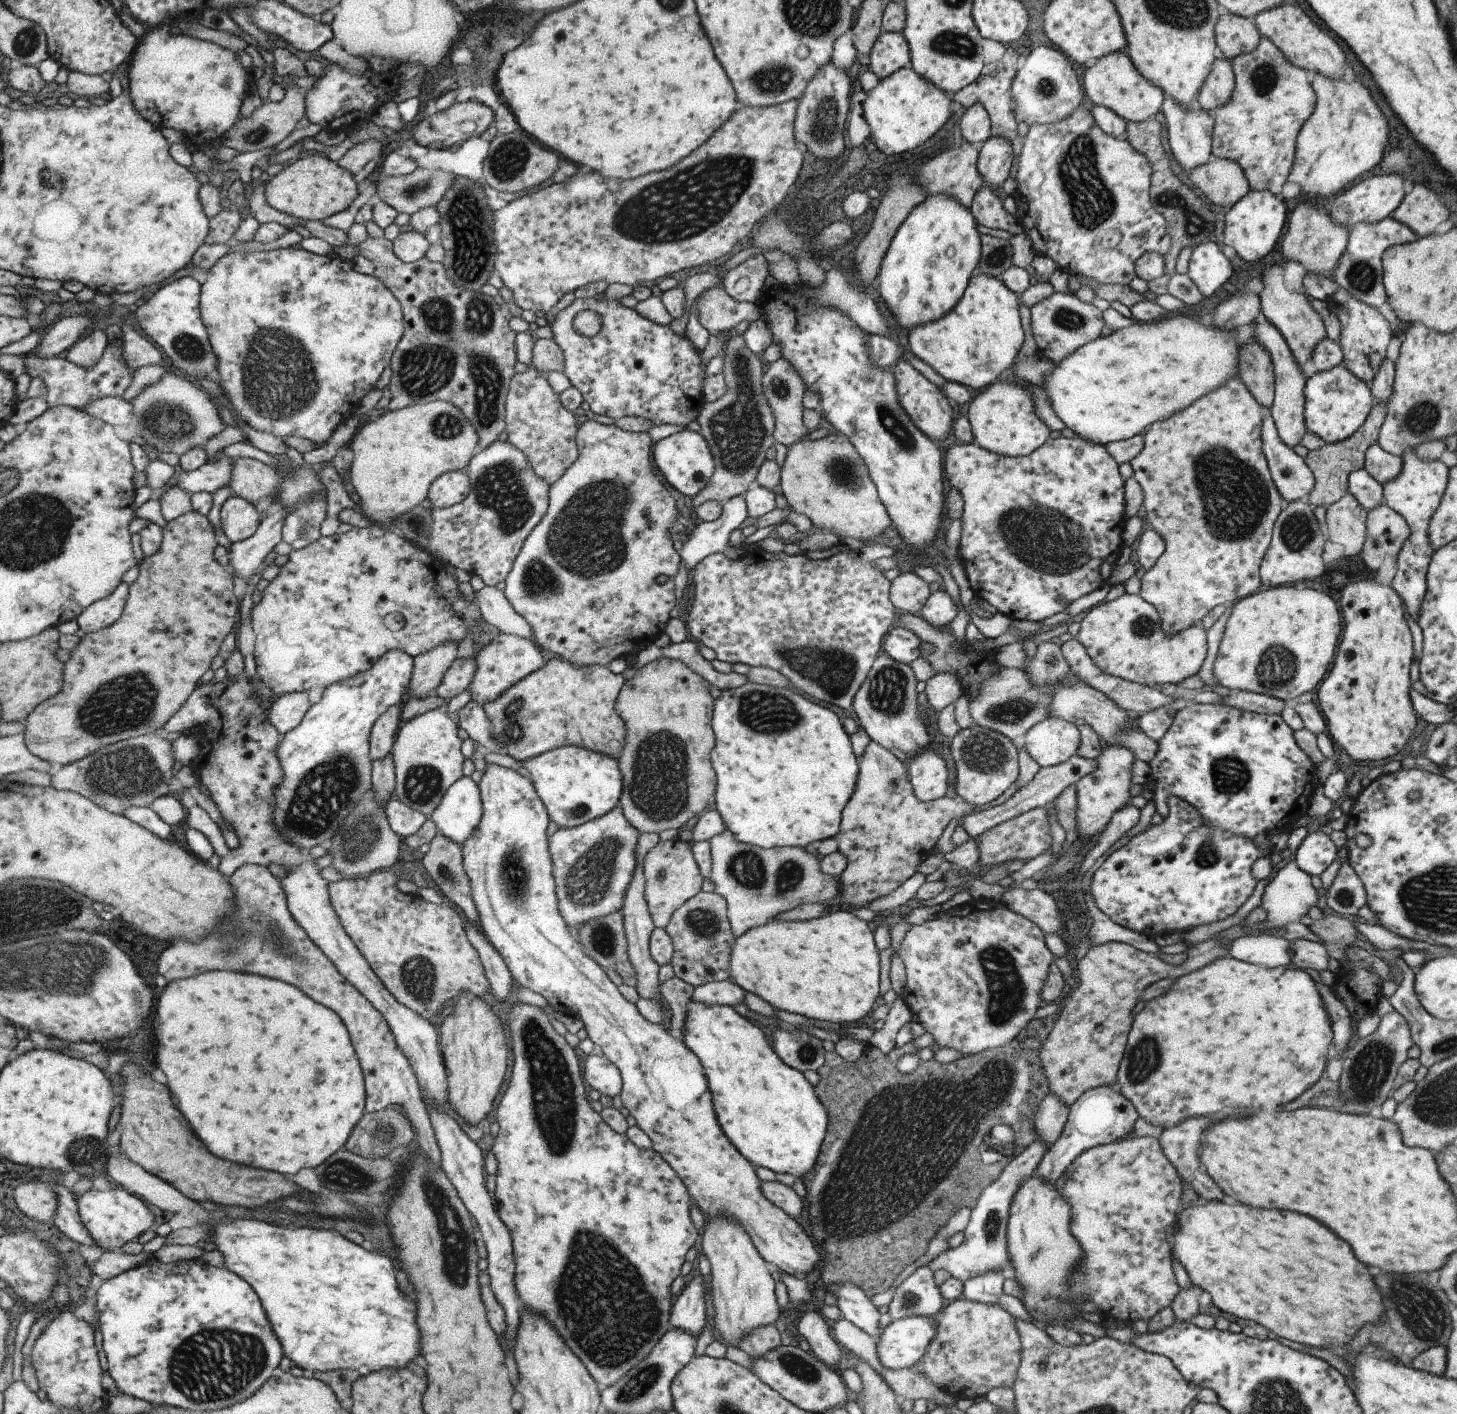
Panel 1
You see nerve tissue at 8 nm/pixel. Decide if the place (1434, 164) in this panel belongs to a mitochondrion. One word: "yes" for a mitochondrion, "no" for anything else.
no

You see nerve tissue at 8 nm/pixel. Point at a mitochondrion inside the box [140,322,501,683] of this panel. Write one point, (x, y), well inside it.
(279, 375)

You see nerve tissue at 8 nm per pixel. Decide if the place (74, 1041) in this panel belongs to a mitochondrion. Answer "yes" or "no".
no

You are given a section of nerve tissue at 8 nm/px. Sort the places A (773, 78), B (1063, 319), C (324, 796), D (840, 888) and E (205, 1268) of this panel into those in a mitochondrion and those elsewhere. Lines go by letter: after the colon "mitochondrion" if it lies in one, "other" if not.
A: mitochondrion
B: mitochondrion
C: mitochondrion
D: other
E: other

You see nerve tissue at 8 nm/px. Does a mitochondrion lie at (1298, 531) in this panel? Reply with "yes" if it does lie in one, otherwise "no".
yes

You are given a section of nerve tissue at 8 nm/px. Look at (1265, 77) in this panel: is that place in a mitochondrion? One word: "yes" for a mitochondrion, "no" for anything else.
yes

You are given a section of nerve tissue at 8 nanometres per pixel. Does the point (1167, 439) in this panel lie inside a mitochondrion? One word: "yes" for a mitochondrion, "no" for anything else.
no

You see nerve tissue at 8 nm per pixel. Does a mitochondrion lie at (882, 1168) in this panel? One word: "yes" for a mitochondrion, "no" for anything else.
yes

